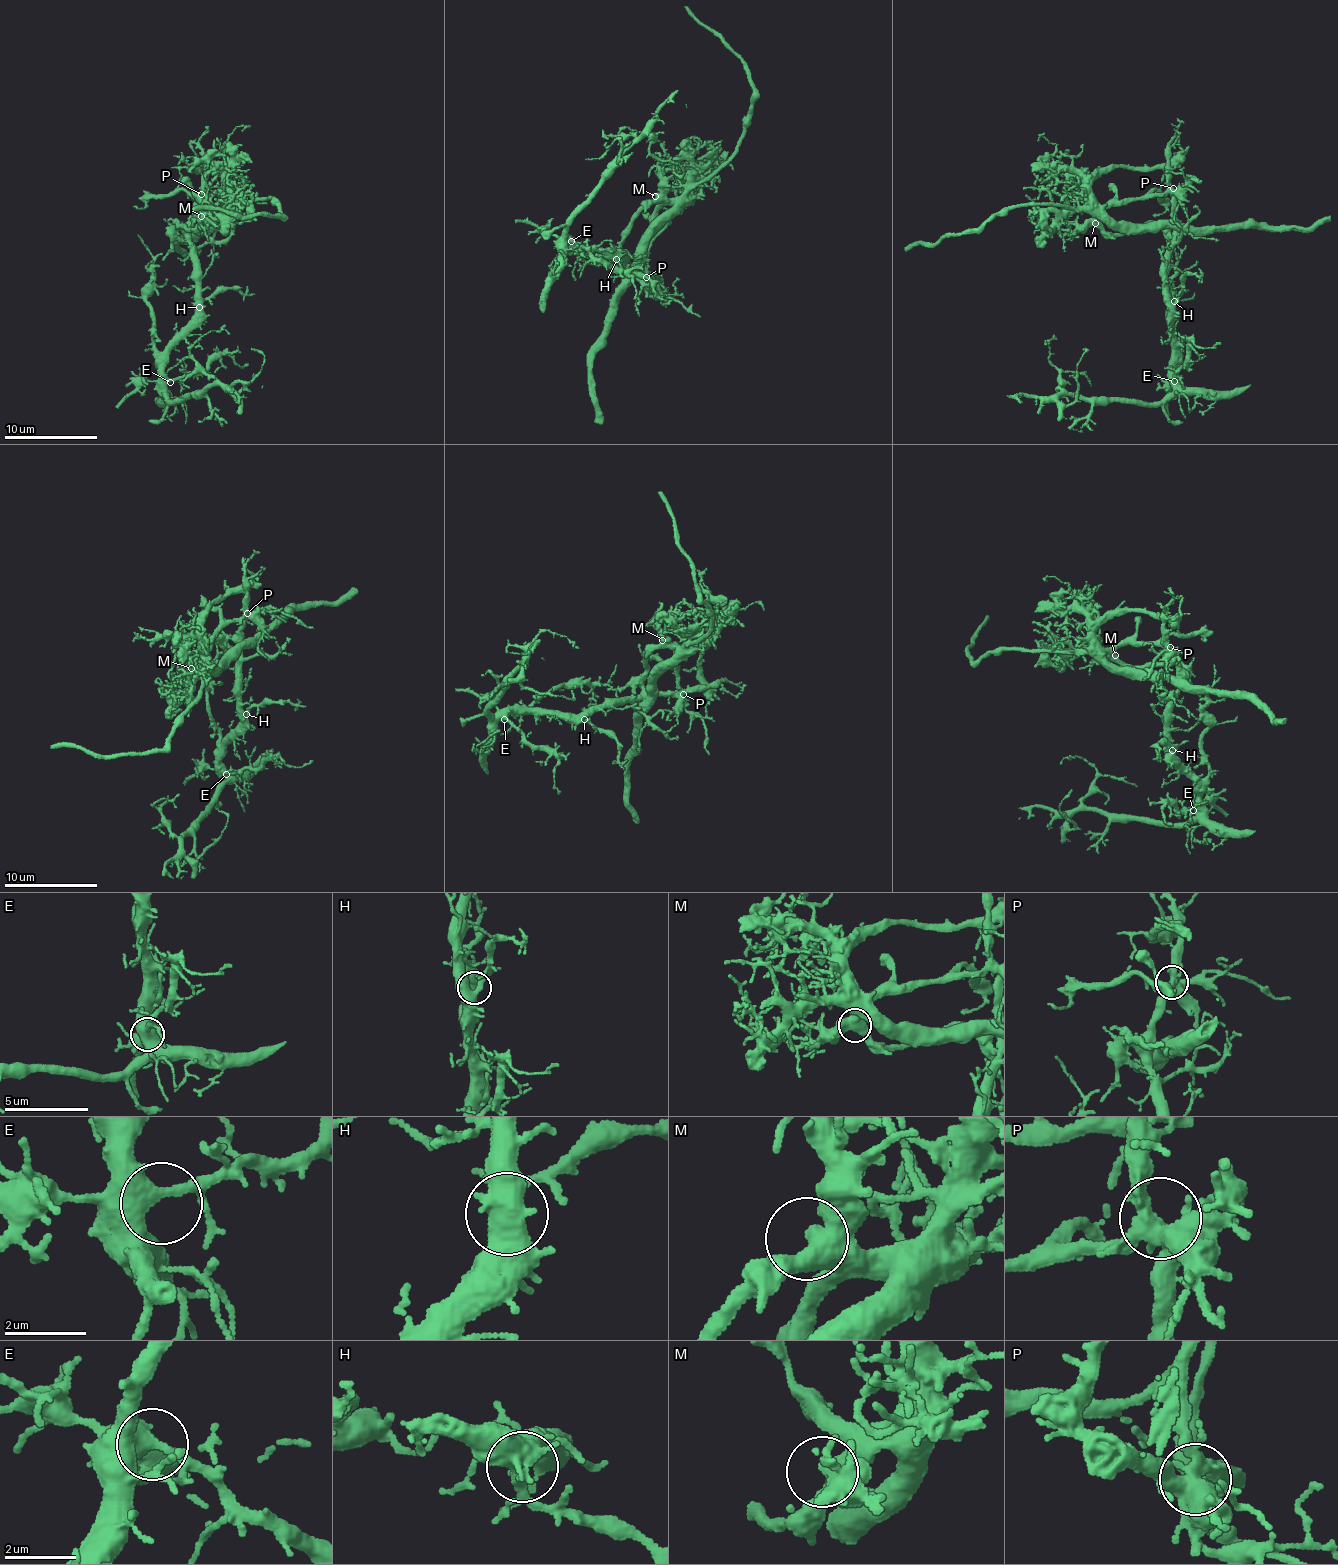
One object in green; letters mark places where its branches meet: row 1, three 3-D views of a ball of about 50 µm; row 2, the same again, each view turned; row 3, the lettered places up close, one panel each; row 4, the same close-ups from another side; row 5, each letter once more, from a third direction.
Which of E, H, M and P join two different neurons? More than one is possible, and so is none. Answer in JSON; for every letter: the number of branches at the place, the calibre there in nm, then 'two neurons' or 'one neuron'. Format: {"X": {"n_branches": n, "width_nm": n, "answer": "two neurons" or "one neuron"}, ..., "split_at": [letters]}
{"E": {"n_branches": 2, "width_nm": 550, "answer": "one neuron"}, "H": {"n_branches": 6, "width_nm": 400, "answer": "one neuron"}, "M": {"n_branches": 3, "width_nm": 480, "answer": "one neuron"}, "P": {"n_branches": 4, "width_nm": 440, "answer": "two neurons"}, "split_at": ["P"]}

